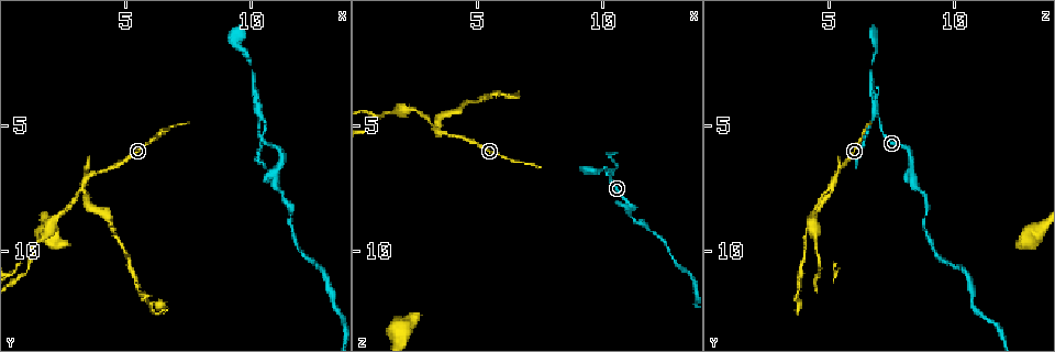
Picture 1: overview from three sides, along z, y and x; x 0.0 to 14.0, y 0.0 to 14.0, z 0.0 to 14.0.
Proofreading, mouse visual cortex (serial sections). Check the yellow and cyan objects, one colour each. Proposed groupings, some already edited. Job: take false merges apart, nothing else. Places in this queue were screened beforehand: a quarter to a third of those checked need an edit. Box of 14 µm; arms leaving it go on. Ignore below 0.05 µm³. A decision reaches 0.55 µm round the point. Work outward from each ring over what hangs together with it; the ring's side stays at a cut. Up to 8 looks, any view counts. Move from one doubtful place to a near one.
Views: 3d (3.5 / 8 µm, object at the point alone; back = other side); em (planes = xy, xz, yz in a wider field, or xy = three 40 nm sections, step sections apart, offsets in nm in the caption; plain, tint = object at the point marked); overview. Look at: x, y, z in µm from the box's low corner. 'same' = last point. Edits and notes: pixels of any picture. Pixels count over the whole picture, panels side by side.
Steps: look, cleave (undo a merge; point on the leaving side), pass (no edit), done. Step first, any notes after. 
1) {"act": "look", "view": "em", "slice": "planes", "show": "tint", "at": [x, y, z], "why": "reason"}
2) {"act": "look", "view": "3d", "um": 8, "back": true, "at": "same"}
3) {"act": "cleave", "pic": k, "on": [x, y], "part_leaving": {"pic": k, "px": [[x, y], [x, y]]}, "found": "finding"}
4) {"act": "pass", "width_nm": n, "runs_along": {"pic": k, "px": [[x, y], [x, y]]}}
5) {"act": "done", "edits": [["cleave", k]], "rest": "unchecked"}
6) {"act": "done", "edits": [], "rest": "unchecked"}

{"act": "look", "view": "3d", "um": 3.5, "at": [11.1, 7.3, 8.4], "why": "sudden change in width"}

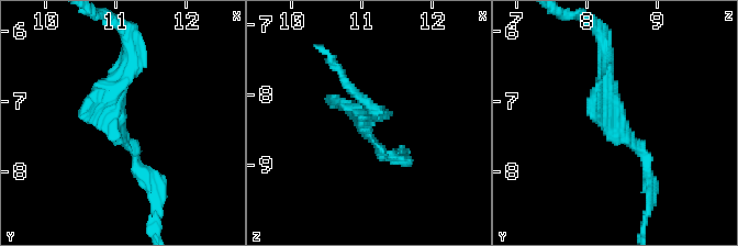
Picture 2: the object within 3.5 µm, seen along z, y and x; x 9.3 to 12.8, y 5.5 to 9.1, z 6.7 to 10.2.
{"act": "look", "view": "em", "slice": "xy", "step": 3, "show": "tint", "at": [11.00, 7.20, 8.45], "why": "need the tissue"}

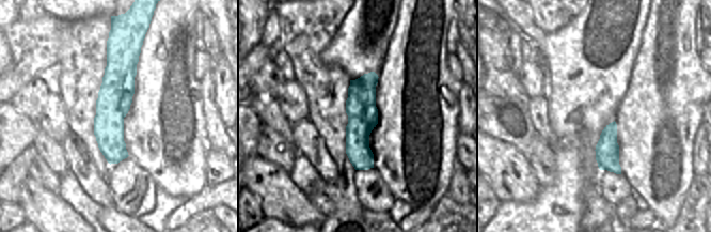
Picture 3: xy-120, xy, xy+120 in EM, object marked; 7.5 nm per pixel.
{"act": "pass", "runs_along": {"pic": 2, "px": [[605, 49], [618, 131], [644, 154], [647, 175]]}, "found": "one cell here"}

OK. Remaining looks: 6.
{"act": "look", "view": "3d", "um": 3.5, "at": [10.3, 4.7, 7.0], "why": "thick turns thin"}

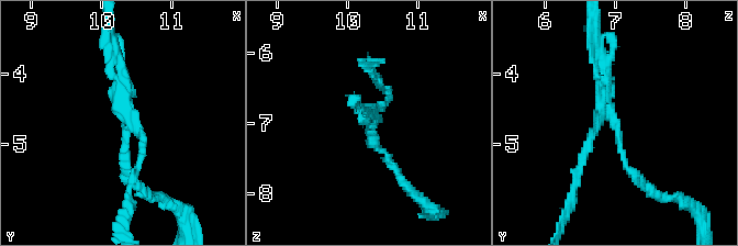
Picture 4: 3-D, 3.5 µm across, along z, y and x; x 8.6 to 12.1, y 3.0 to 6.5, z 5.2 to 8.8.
{"act": "cleave", "pic": 4, "on": [588, 145], "found": "a second cell is stuck on"}

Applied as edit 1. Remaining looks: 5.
{"act": "look", "view": "3d", "um": 3.5, "at": [3.2, 7.5, 5.1], "why": "a fork"}

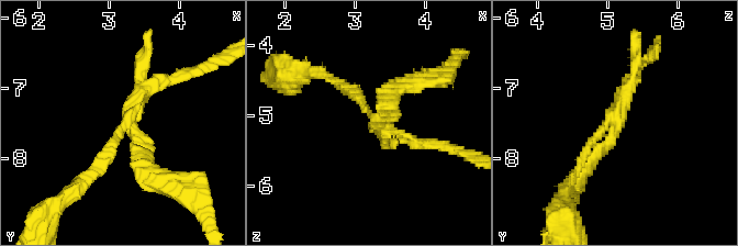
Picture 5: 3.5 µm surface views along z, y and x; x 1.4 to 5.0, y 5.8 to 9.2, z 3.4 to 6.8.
{"act": "look", "view": "em", "slice": "xy", "step": 3, "show": "tint", "at": [3.30, 7.45, 5.15]}

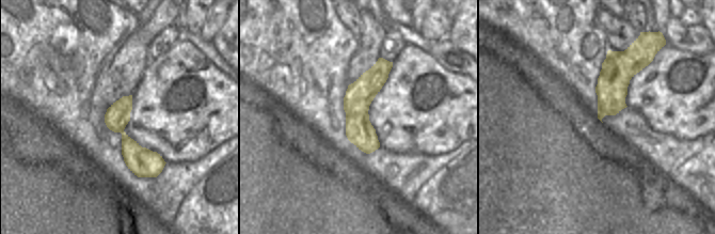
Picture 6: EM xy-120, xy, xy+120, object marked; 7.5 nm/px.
{"act": "pass", "runs_along": {"pic": 5, "px": [[176, 76], [135, 100], [98, 164]]}, "found": "one cell here"}

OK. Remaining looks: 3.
{"act": "done", "edits": [["cleave", 4]], "rest": "unchecked"}

